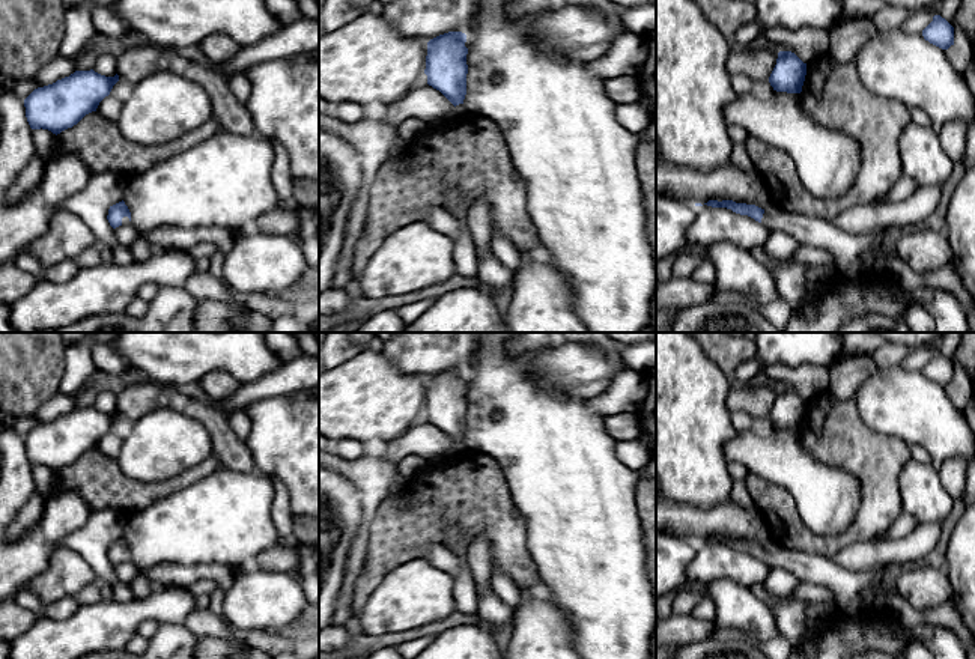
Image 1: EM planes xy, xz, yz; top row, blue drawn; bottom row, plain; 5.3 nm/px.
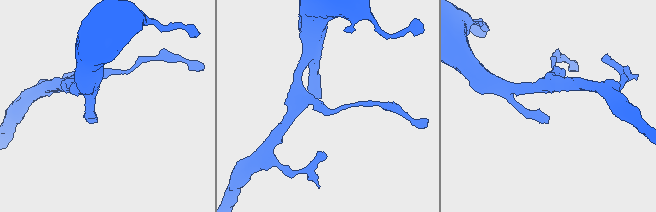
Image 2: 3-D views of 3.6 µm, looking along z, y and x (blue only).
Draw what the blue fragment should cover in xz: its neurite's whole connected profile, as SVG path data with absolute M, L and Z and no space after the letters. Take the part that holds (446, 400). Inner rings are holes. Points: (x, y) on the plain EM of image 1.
M448 369L427 379L426 406L427 421L439 427L454 444L445 453L447 457L457 457L468 451L463 444L466 432L466 372Z

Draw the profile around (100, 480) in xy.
M98 448L86 451L77 462L56 472L57 489L78 490L92 512L116 509L126 519L152 503L212 474L223 463L212 454L205 462L162 481L141 483L126 477L117 462Z

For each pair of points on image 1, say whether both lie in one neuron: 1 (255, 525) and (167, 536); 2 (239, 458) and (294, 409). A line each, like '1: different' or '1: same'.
1: same
2: different

